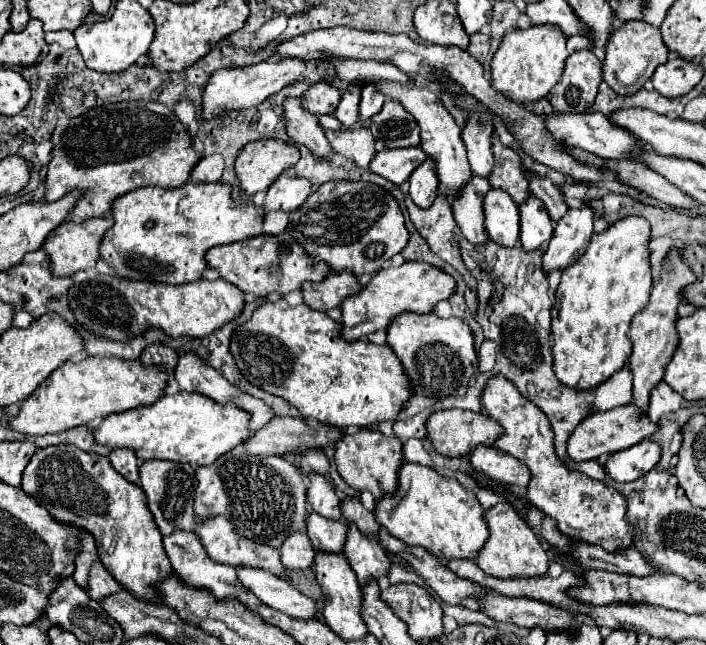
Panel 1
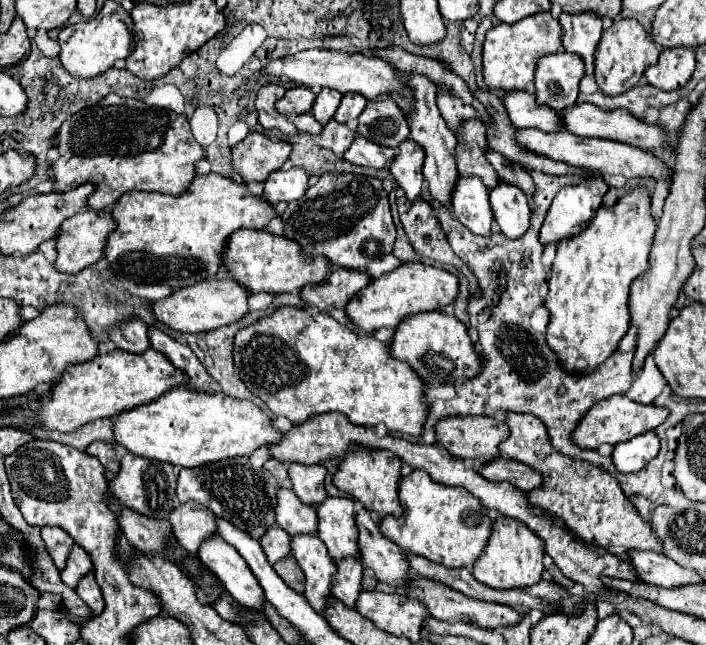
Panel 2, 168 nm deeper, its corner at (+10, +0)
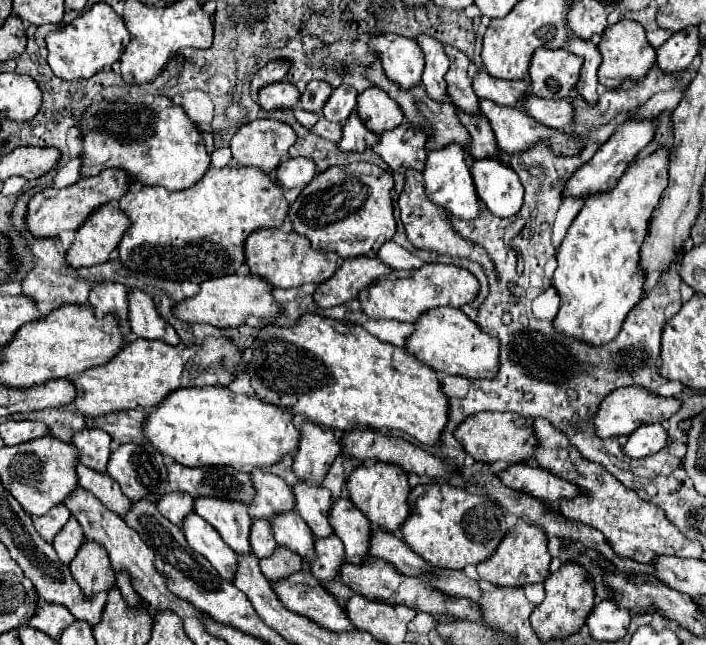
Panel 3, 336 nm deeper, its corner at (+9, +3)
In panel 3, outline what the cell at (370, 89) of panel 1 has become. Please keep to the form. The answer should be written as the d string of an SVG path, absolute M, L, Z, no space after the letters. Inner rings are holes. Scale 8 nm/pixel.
M339 85L325 103L323 115L331 123L343 125L349 119L349 115L355 111L355 107L357 107L357 91L349 85Z

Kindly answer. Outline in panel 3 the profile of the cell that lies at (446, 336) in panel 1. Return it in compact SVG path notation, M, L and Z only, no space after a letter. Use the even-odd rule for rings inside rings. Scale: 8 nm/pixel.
M437 307L425 311L415 323L415 331L407 337L409 355L429 365L437 375L461 375L467 379L491 379L499 369L499 341L481 331L469 317L455 307Z

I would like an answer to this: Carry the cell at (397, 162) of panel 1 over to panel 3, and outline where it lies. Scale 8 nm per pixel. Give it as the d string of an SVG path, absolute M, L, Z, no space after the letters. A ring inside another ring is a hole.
M351 113L349 121L343 125L343 139L339 143L341 151L367 151L377 143L377 135L371 133L359 119L357 113Z

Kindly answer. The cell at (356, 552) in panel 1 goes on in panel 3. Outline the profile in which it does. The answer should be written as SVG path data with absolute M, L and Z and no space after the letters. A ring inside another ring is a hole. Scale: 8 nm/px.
M297 483L293 487L295 501L297 501L297 513L303 517L303 521L311 527L315 537L331 537L335 535L329 515L333 509L333 495L325 487L315 487L311 483Z

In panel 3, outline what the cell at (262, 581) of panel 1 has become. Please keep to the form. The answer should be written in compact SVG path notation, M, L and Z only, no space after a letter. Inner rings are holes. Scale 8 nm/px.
M191 513L189 517L185 517L185 525L181 527L185 533L187 543L201 553L217 571L223 579L233 581L235 573L237 573L237 553L233 553L233 549L229 549L229 545L225 545L225 541L221 541L221 535L203 519L197 517L197 513Z

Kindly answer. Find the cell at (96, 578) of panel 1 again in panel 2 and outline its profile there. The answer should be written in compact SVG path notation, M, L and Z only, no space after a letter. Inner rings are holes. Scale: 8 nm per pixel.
M76 546L72 548L72 552L68 554L68 564L64 566L64 570L60 572L62 574L62 580L66 586L70 588L76 588L76 584L80 582L80 578L92 570L92 560L90 556L84 552L84 548Z

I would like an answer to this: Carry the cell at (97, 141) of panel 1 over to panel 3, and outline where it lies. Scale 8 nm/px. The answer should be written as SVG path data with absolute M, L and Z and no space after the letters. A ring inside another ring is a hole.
M155 97L153 103L101 101L85 109L79 121L83 151L81 175L93 177L103 169L123 169L131 185L161 185L167 191L183 191L195 185L209 169L209 153L197 125L169 97Z

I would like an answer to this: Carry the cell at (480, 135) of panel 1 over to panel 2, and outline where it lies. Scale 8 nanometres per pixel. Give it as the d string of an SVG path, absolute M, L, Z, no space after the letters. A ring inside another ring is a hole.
M438 84L438 96L436 96L440 114L444 116L448 128L452 128L452 132L458 132L458 126L468 120L468 118L476 118L476 110L468 104L464 104L460 98L452 96L448 92L448 88L444 84Z

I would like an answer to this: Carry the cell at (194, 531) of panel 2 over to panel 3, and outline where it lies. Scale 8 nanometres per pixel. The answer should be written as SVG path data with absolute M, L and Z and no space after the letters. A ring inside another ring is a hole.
M167 493L165 497L161 497L161 501L157 503L157 509L161 511L163 517L167 517L173 525L183 525L183 519L193 513L193 497L189 497L189 493Z

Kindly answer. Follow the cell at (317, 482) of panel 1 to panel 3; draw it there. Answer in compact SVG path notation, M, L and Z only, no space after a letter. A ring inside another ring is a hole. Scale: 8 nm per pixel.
M305 421L301 427L297 455L293 459L293 473L299 477L299 481L321 485L339 451L341 447L329 429L323 431L319 425Z

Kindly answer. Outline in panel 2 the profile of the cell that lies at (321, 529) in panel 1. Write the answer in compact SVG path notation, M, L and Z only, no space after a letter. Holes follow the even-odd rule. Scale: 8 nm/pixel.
M278 488L276 490L276 522L290 536L294 534L316 534L316 510L300 498L292 490Z

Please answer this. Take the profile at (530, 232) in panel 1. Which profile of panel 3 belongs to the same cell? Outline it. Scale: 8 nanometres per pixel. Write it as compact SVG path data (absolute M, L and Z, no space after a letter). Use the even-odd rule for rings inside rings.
M479 159L471 165L479 199L495 217L509 219L523 207L523 185L517 173L499 159Z

